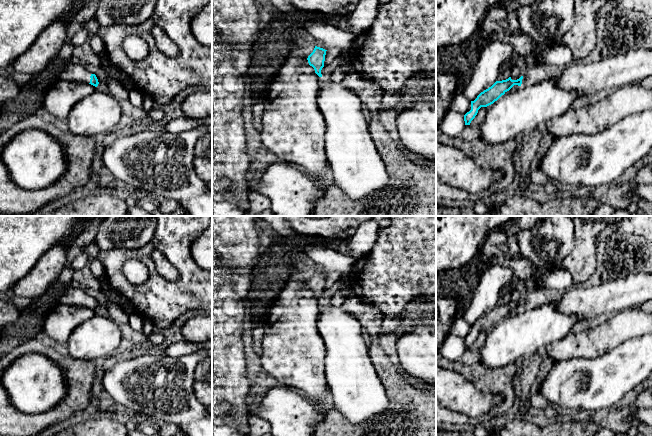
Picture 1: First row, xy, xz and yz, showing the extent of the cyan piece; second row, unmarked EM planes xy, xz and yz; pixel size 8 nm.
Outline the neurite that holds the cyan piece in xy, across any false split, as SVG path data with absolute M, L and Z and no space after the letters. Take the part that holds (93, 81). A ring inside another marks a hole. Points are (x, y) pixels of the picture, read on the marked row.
M74 60L66 65L63 65L63 68L59 74L59 78L65 81L79 81L88 83L95 87L97 87L99 84L95 74Z

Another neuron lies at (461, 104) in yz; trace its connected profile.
M456 93L450 109L465 115L471 110L471 101L463 95L463 93Z

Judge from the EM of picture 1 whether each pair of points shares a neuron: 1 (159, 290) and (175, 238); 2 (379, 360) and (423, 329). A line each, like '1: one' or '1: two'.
1: one
2: two

